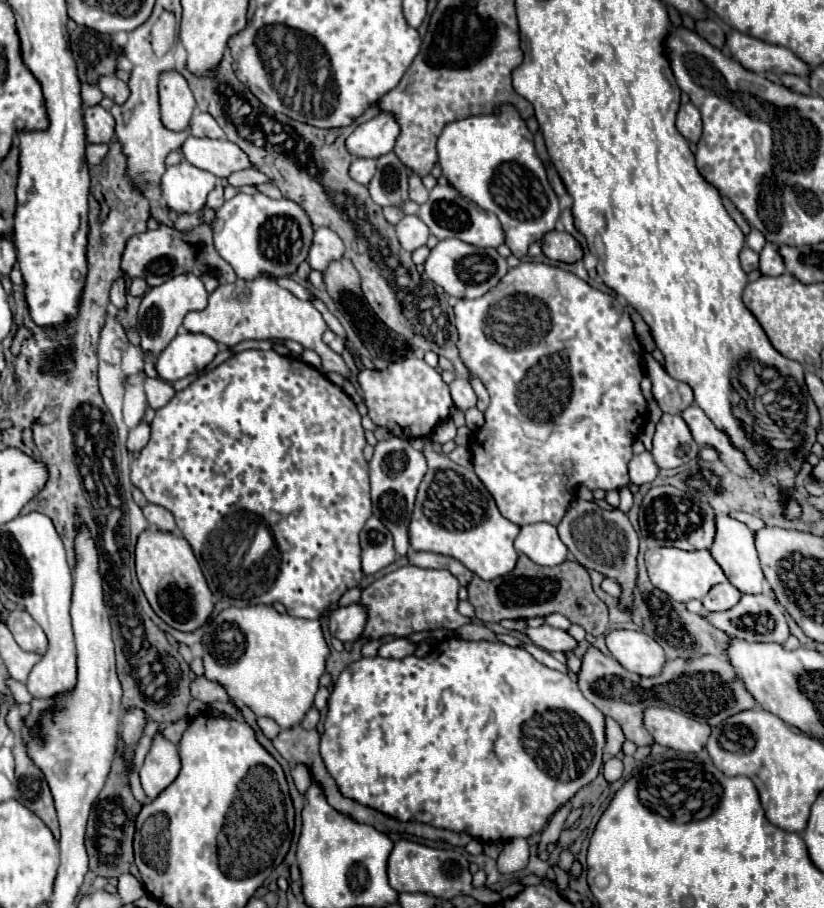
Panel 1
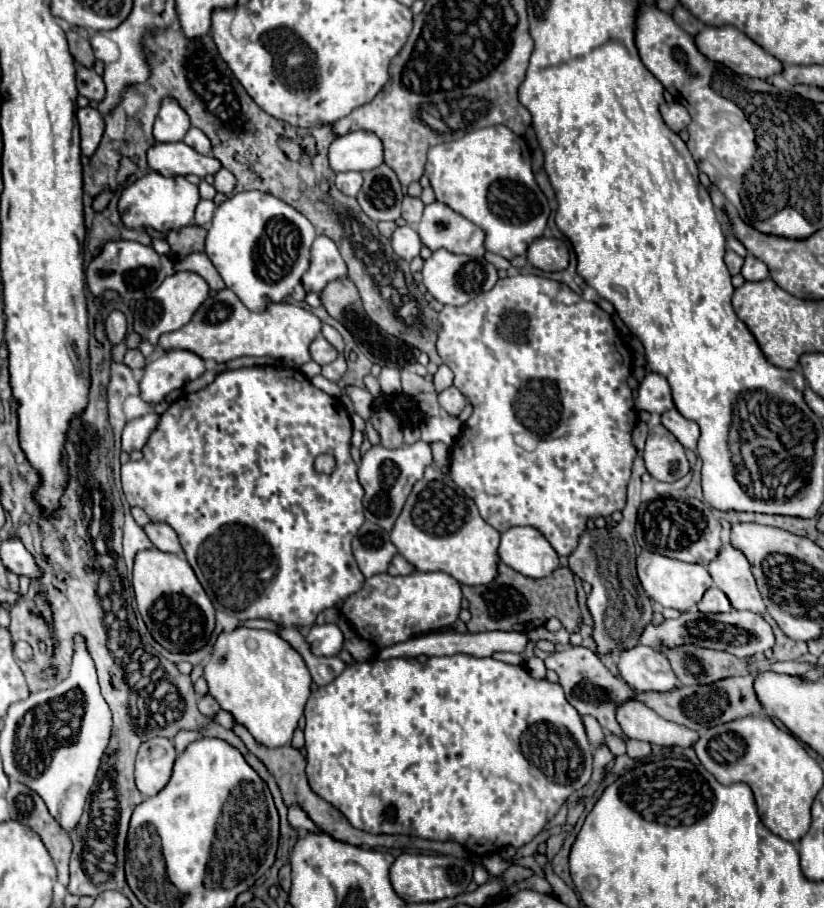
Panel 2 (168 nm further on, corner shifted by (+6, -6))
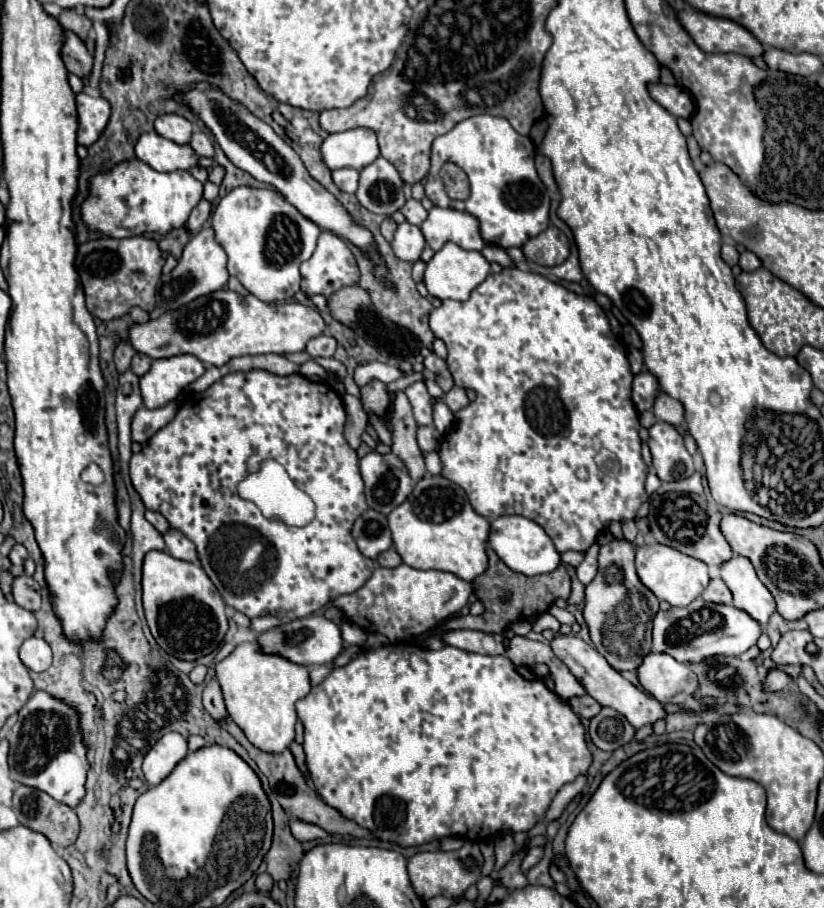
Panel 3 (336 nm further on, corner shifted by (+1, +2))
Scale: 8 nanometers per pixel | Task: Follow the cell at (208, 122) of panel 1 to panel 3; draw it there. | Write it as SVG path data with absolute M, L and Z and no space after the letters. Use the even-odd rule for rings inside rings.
M195 132L189 146L193 148L193 152L195 152L197 156L213 158L213 152L215 152L215 150L213 150L213 142L209 140L209 136L207 136L205 132Z

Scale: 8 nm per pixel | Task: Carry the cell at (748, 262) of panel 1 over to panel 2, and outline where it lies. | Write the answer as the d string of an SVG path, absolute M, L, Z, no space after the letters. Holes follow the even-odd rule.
M728 250L728 252L726 252L726 266L728 266L728 272L730 272L732 276L740 274L742 264L744 264L744 260L742 260L736 252L732 252L732 250Z

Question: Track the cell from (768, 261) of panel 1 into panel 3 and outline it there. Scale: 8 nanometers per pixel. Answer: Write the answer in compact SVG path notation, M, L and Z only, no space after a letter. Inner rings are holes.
M745 250L745 252L741 252L739 266L741 266L741 270L743 270L743 272L753 272L753 270L757 270L757 268L761 266L761 262L759 262L759 258L757 258L753 252Z

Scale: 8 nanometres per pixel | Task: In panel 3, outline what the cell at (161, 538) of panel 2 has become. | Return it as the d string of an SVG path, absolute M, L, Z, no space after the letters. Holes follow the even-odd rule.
M169 530L163 538L165 538L167 550L169 550L169 554L173 558L185 560L185 562L199 562L197 548L195 548L195 544L185 534L181 534L179 530Z

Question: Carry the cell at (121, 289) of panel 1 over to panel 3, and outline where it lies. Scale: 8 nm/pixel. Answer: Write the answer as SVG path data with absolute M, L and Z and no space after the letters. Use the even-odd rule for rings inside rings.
M121 342L117 346L117 350L115 350L115 366L117 366L119 374L123 374L125 370L129 370L133 354L135 354L135 350L133 350L133 346L129 342Z

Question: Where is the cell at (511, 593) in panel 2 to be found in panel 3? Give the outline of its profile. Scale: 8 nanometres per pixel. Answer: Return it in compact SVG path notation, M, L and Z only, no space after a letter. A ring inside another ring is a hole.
M487 548L485 552L489 556L489 566L487 566L487 570L481 576L477 576L473 580L473 592L485 604L485 614L481 614L481 616L455 616L455 618L449 618L441 626L437 626L433 630L433 634L445 634L449 630L463 630L463 628L471 628L471 630L479 630L479 632L487 632L487 634L501 634L503 630L509 628L511 622L531 620L531 618L541 616L553 604L555 598L563 598L563 600L569 598L571 580L569 580L569 574L567 574L563 564L557 566L549 574L541 574L541 576L531 576L529 578L529 576L523 576L523 574L517 574L517 572L509 570L497 558L497 554L491 548Z

